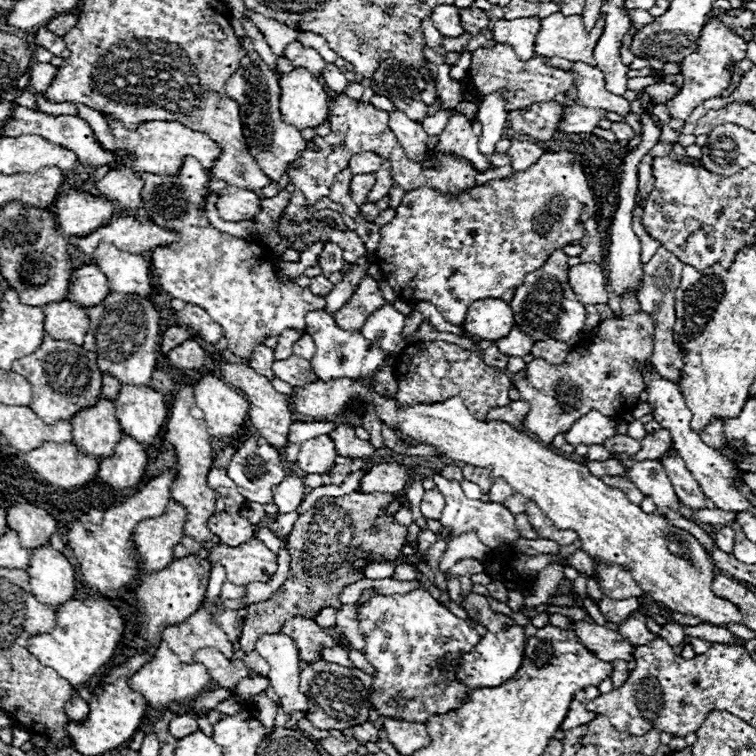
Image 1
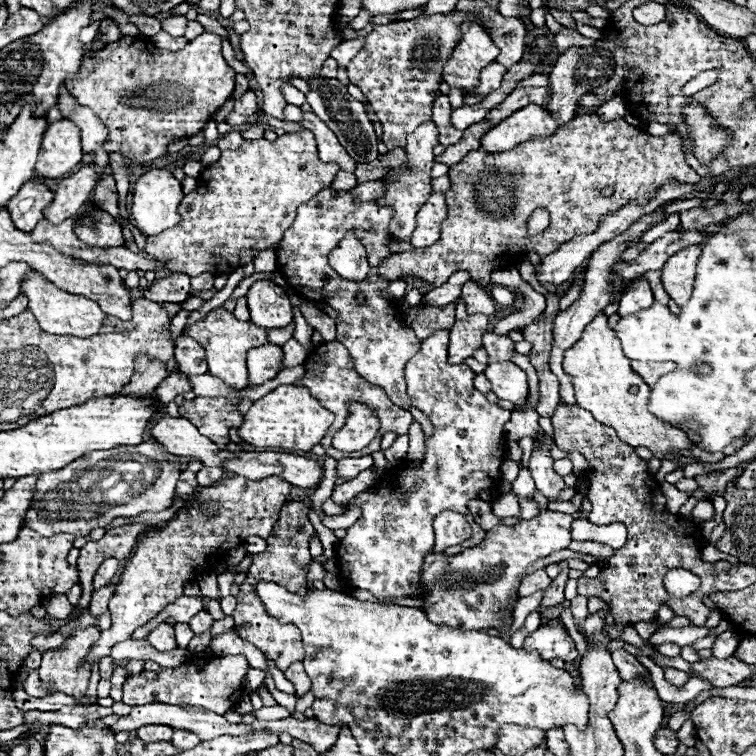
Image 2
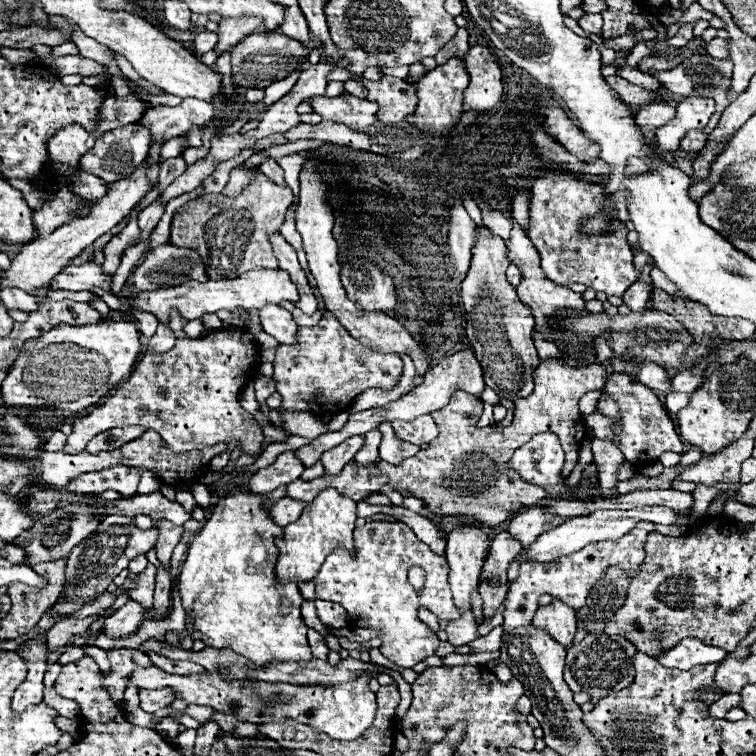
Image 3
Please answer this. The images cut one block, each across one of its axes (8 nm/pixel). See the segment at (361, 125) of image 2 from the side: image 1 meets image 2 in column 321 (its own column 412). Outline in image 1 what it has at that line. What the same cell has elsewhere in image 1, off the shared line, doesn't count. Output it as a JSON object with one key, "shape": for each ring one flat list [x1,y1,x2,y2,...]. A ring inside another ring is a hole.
{"shape":[[394,58,382,60,372,80,376,82,380,94,390,98,398,110,406,112,412,120,424,120,426,104,420,98,420,90,416,88,414,76,406,66,402,66,402,62]]}

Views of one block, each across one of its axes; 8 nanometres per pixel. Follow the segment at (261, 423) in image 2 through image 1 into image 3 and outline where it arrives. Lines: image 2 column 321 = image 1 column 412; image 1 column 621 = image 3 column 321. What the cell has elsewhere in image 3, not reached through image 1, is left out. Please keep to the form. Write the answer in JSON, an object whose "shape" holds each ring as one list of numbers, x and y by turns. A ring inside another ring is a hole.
{"shape":[[336,488,322,490,312,502,306,504,296,522,284,526,284,536,274,540,280,552,276,562,278,582,310,582,318,574,326,556,332,554,338,544,344,544,348,550,352,550,352,530,356,518,354,500,342,496]]}

